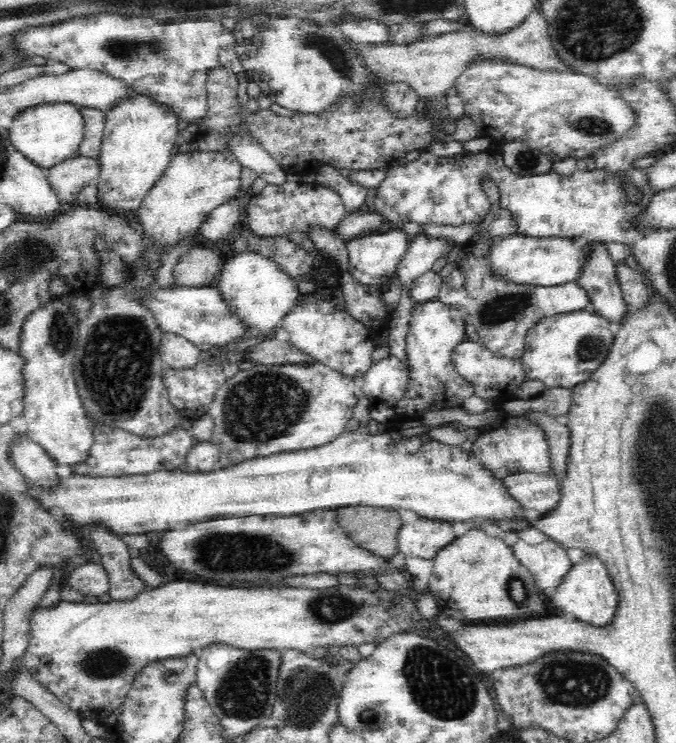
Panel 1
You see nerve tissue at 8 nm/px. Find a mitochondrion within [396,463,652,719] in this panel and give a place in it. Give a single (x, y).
(595, 682)

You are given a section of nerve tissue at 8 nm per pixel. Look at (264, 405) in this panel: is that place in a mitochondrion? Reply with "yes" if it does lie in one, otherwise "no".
yes

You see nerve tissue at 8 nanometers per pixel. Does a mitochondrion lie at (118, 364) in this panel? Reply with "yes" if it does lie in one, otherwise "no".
yes

